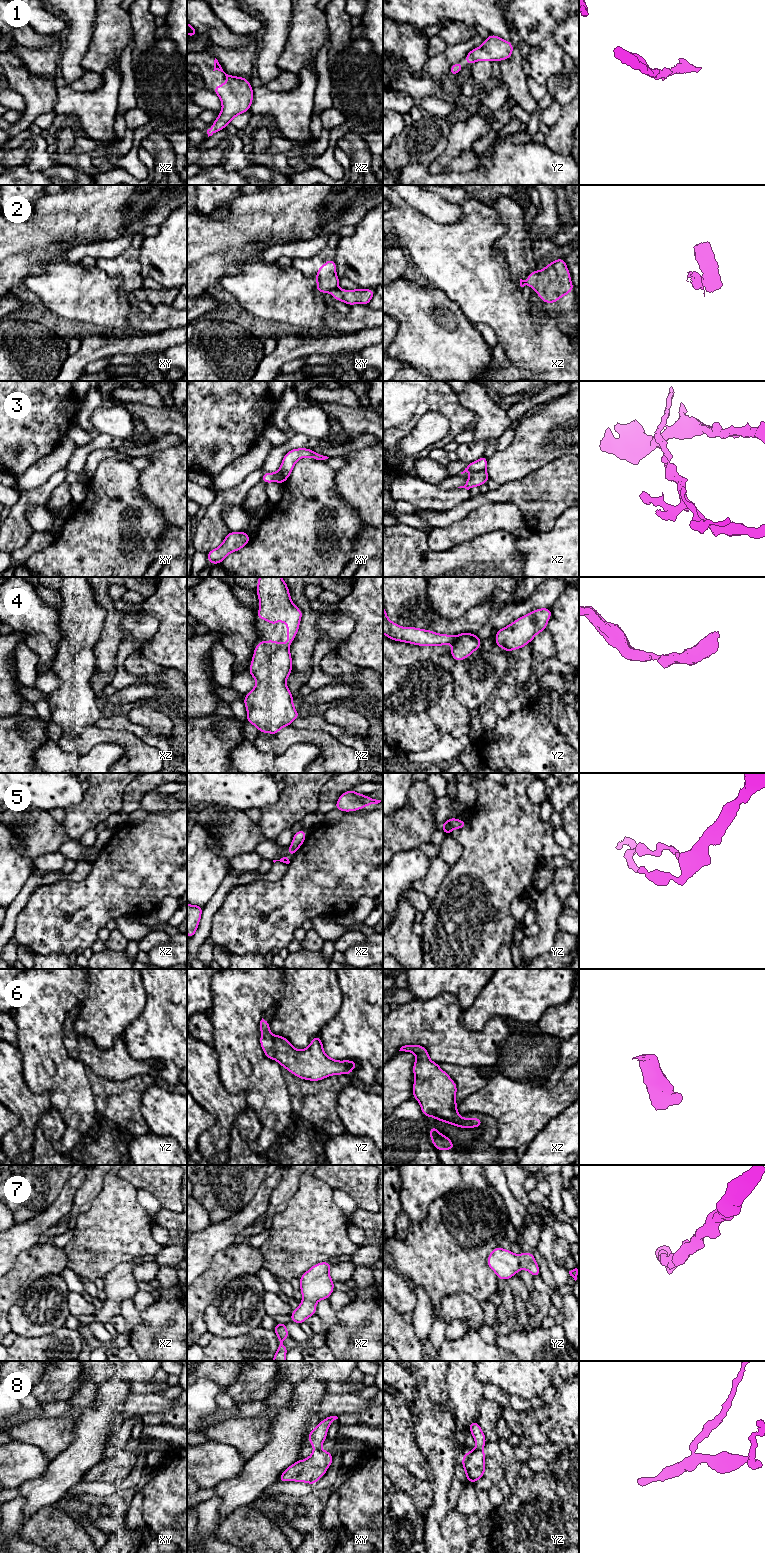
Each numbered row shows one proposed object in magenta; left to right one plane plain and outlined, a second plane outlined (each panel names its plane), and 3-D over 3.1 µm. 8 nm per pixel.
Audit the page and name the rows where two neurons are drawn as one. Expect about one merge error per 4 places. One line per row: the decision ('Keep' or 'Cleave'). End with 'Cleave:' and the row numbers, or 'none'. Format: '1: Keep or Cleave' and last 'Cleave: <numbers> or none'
1: Keep
2: Cleave
3: Cleave
4: Keep
5: Keep
6: Keep
7: Keep
8: Keep
Cleave: 2, 3

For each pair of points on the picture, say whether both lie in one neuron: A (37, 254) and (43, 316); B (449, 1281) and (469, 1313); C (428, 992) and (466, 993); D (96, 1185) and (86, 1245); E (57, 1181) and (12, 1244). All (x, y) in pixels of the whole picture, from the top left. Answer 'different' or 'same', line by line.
A: same
B: different
C: same
D: different
E: different

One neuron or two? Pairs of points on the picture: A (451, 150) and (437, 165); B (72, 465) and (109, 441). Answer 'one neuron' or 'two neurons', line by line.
A: one neuron
B: one neuron

